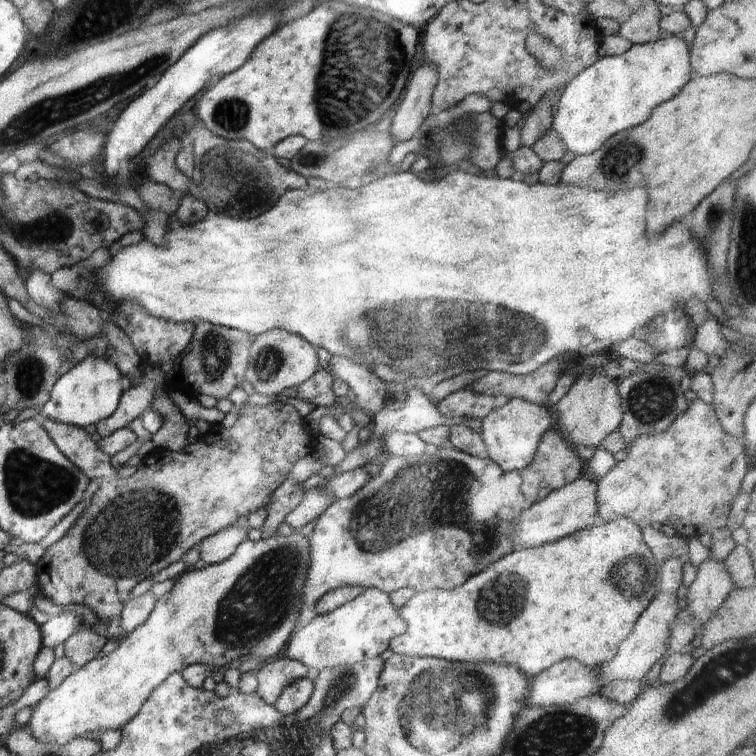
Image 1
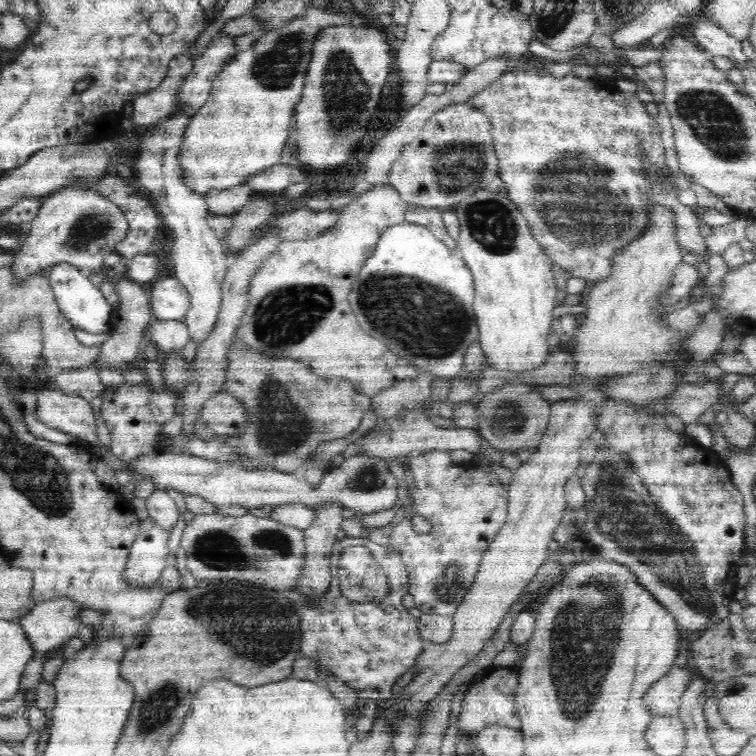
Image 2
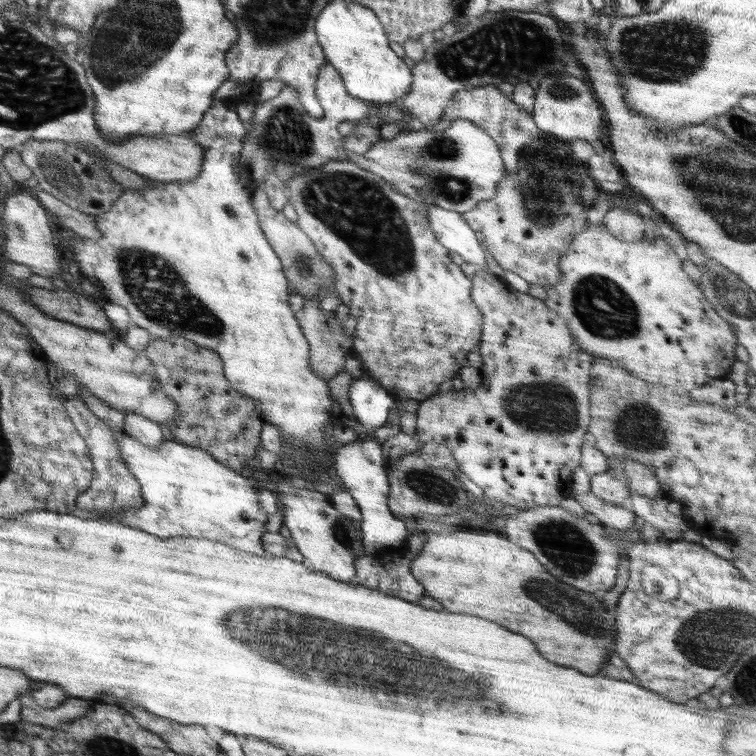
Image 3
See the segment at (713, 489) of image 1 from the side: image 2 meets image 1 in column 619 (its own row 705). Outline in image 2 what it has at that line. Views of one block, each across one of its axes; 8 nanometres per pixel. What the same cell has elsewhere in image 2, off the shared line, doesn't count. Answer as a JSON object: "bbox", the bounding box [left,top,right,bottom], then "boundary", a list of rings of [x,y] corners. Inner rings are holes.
{"bbox":[457,667,520,739],"boundary":[[[497,667],[487,671],[480,681],[472,684],[465,692],[457,718],[459,736],[465,739],[474,738],[478,731],[491,724],[520,729],[518,705],[515,701],[517,690],[518,675],[512,672],[512,668]]]}

